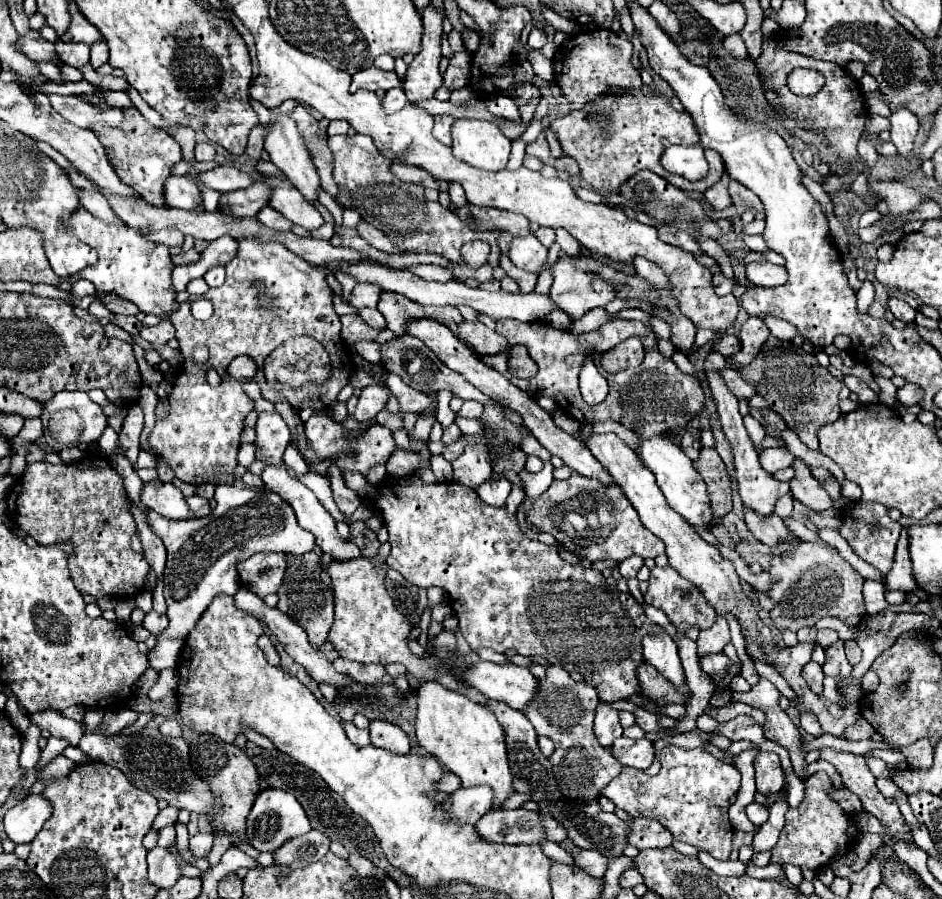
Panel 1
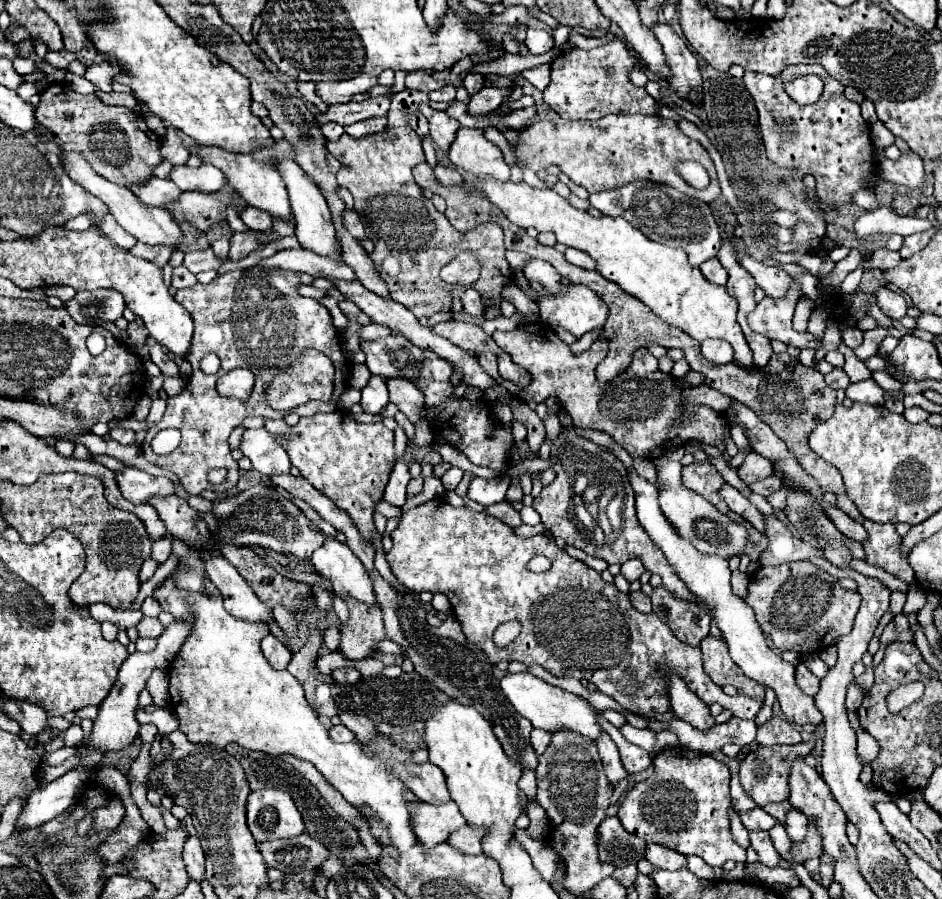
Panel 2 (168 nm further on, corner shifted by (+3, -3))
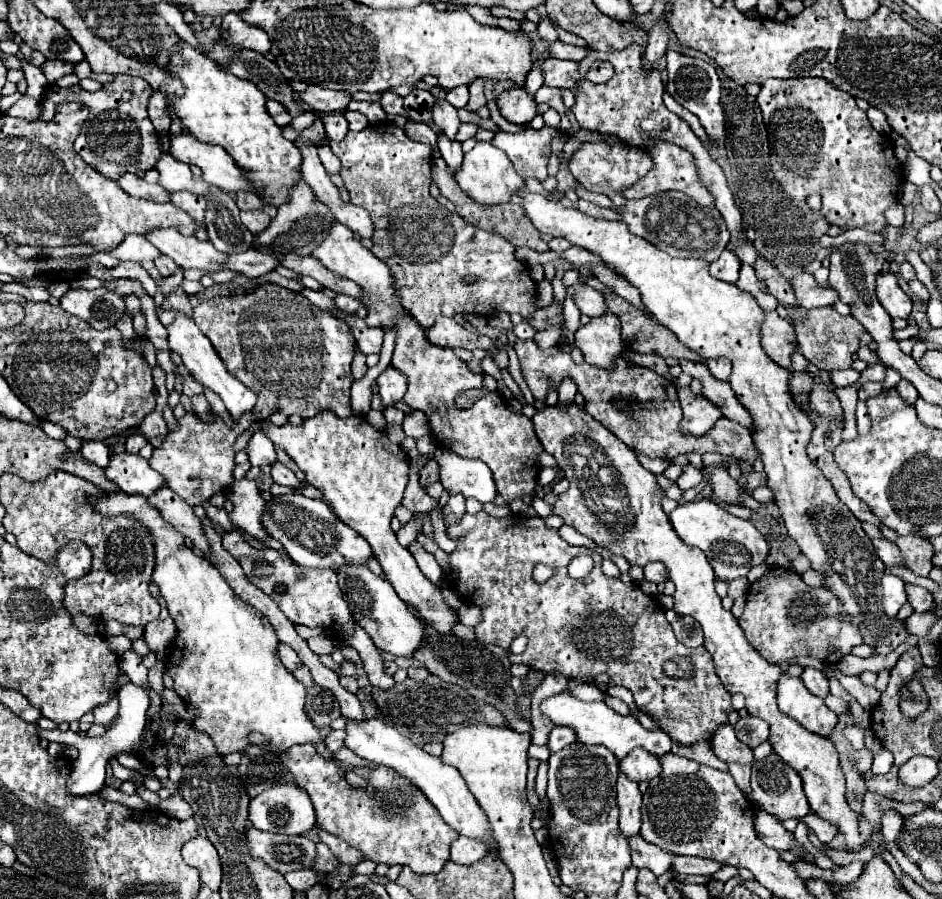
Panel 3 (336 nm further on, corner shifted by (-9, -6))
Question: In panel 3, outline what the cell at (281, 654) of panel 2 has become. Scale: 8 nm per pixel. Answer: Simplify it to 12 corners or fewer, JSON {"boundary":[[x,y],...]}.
{"boundary":[[280,645],[278,653],[288,671],[302,665],[292,647]]}

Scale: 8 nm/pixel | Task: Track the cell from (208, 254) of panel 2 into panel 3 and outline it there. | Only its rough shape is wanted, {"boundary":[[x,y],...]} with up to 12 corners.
{"boundary":[[256,249],[232,253],[224,263],[246,277],[274,271],[274,255]]}

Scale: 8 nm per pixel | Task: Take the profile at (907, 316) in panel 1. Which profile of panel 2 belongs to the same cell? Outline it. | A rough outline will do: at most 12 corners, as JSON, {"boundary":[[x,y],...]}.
{"boundary":[[880,288],[876,302],[886,316],[906,316],[904,296]]}

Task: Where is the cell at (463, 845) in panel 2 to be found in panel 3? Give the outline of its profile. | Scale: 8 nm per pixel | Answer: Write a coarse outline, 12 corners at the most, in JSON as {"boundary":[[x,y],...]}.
{"boundary":[[468,837],[450,845],[450,861],[472,865],[486,855],[486,845]]}

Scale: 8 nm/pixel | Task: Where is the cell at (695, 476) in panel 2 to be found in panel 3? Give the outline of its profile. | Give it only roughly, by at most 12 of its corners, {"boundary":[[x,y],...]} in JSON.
{"boundary":[[686,465],[676,479],[682,491],[702,481],[700,469]]}

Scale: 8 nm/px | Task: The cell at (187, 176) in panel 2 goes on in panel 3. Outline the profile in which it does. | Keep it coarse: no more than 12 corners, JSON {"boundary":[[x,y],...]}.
{"boundary":[[164,153],[156,167],[166,191],[208,193],[210,185],[194,181],[190,167]]}

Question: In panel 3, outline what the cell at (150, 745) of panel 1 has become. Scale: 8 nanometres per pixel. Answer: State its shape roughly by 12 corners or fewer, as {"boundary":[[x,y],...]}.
{"boundary":[[114,695],[108,703],[94,709],[94,721],[110,725],[118,711]]}

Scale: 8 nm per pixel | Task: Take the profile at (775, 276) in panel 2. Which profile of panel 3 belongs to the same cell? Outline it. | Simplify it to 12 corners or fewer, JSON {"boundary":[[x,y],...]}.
{"boundary":[[810,273],[790,281],[806,309],[834,307],[838,301],[830,283],[820,285]]}

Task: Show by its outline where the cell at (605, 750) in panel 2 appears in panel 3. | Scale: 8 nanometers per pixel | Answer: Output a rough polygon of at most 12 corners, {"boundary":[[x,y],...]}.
{"boundary":[[618,777],[620,831],[640,833],[642,795],[638,783]]}

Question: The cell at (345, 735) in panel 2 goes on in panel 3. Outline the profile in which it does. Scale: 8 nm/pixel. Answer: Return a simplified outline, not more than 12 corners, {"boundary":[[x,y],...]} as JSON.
{"boundary":[[330,731],[324,737],[328,751],[344,747],[344,731]]}

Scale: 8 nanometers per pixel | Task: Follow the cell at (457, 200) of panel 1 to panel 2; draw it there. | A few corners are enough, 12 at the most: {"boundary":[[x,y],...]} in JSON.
{"boundary":[[436,164],[434,174],[444,186],[464,184],[460,172]]}

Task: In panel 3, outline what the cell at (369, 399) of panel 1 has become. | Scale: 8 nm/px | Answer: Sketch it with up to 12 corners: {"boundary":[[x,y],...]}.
{"boundary":[[394,367],[376,383],[386,407],[400,401],[408,387],[406,375]]}

